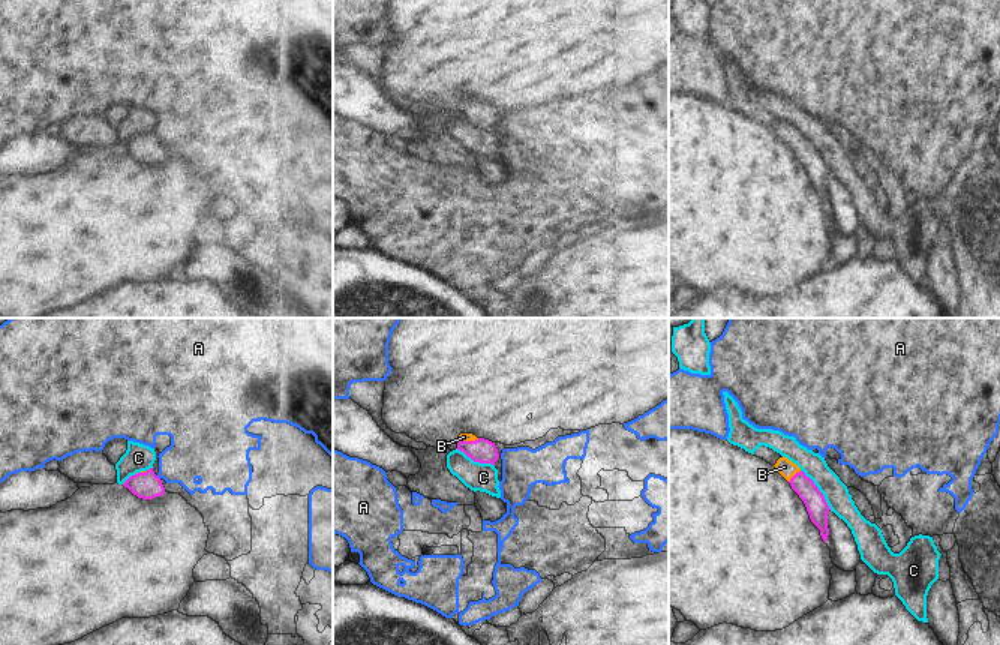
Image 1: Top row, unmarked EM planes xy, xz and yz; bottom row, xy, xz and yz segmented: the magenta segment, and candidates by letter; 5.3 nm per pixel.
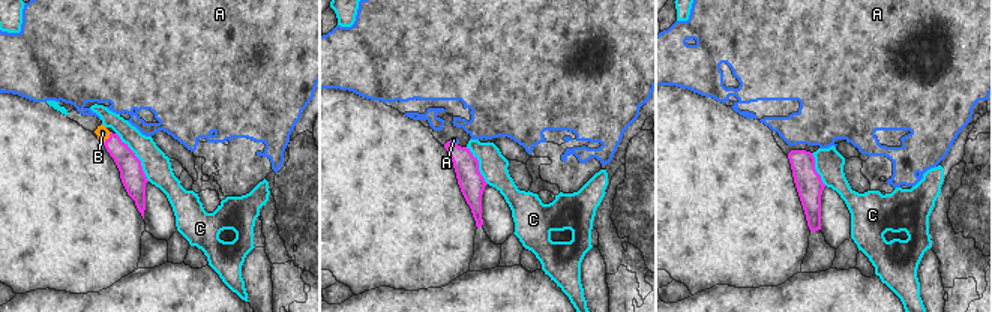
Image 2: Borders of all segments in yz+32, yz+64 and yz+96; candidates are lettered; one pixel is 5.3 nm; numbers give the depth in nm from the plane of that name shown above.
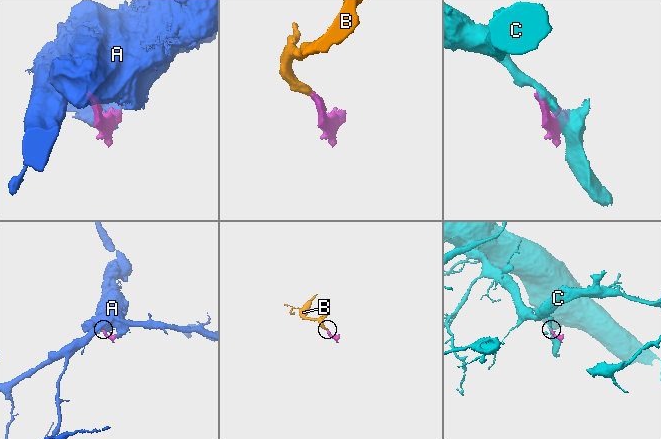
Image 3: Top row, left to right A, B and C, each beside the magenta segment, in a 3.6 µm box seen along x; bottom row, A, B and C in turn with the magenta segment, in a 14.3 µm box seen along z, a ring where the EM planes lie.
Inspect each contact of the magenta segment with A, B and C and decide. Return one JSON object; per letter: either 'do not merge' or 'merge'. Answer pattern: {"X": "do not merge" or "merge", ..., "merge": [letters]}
{"A": "do not merge", "B": "merge", "C": "do not merge", "merge": ["B"]}

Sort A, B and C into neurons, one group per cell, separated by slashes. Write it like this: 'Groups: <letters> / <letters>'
Groups: A / B / C

